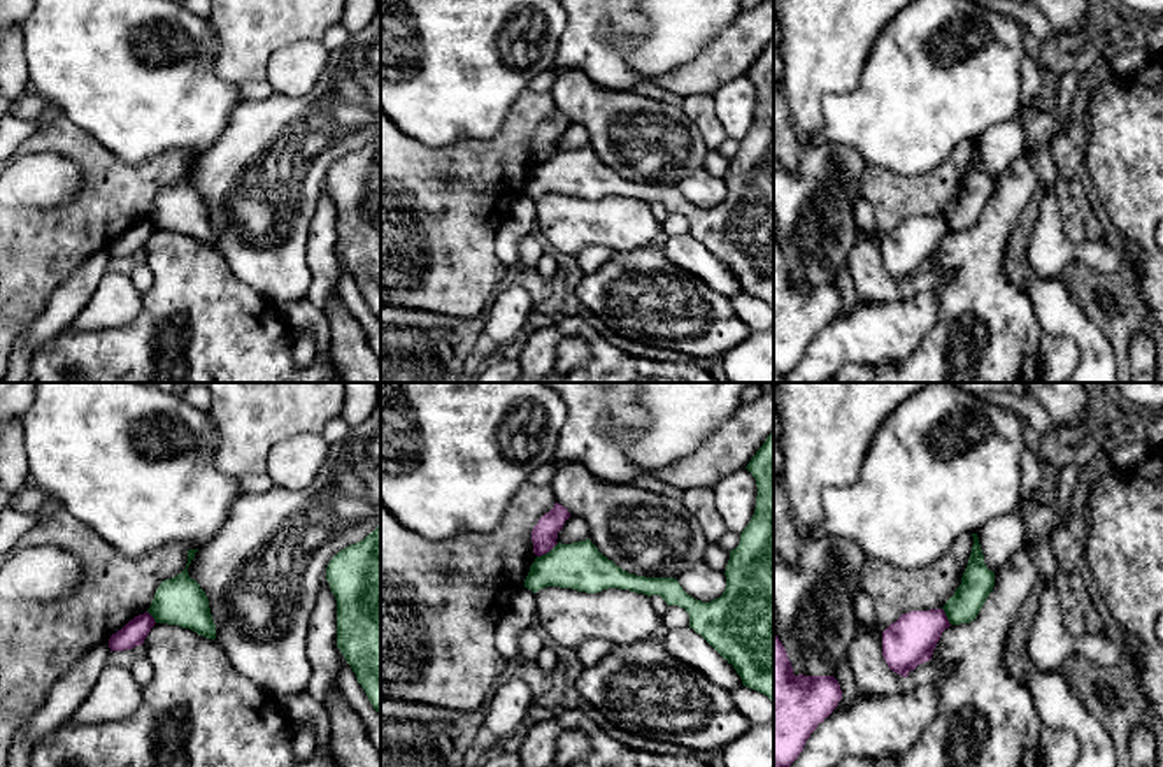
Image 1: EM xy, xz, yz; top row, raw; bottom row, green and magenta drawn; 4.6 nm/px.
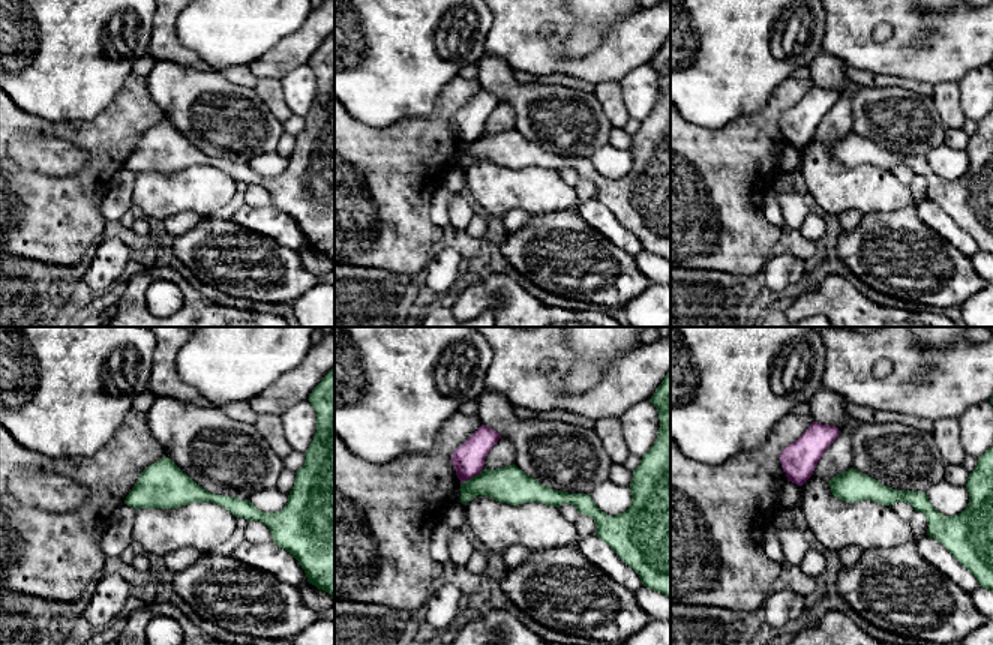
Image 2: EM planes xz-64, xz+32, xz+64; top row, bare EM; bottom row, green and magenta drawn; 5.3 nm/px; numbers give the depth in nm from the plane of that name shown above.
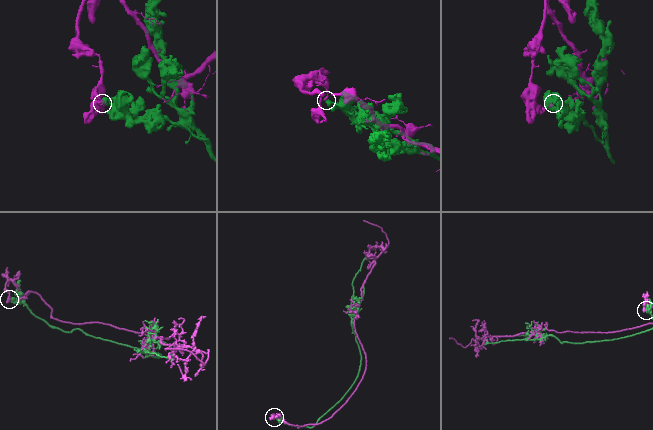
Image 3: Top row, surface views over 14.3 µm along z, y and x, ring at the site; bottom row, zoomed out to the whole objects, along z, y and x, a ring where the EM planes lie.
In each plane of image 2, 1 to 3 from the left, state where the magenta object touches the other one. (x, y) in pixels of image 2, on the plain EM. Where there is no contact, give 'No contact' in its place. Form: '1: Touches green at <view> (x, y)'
1: No contact
2: Touches green at xz+32 (473, 141)
3: No contact

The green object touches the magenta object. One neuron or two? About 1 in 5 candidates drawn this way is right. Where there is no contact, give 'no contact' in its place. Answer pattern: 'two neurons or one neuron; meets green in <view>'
two neurons; meets green in xz

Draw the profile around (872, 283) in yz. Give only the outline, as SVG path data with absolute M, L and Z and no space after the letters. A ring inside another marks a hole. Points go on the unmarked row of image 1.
M858 232L847 267L860 304L900 302L909 291L907 284L888 274L882 263L882 239L877 232Z

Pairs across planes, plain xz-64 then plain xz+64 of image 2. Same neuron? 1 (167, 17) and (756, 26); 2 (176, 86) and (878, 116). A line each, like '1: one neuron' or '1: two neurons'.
1: two neurons
2: one neuron

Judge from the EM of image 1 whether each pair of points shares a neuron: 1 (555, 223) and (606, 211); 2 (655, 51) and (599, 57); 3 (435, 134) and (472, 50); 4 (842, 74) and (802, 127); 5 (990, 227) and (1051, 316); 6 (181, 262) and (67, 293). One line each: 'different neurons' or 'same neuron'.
1: same neuron
2: different neurons
3: same neuron
4: same neuron
5: different neurons
6: different neurons

